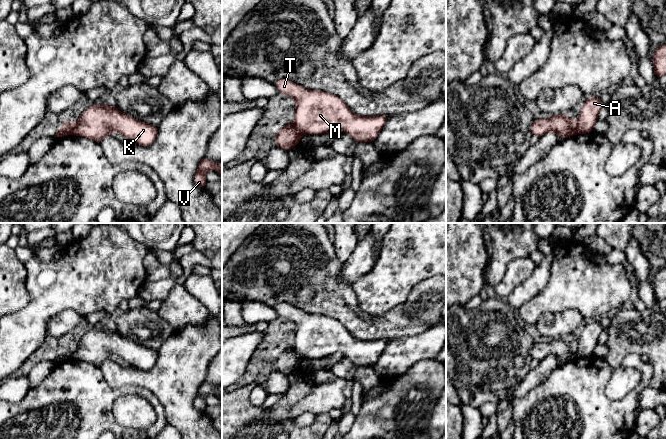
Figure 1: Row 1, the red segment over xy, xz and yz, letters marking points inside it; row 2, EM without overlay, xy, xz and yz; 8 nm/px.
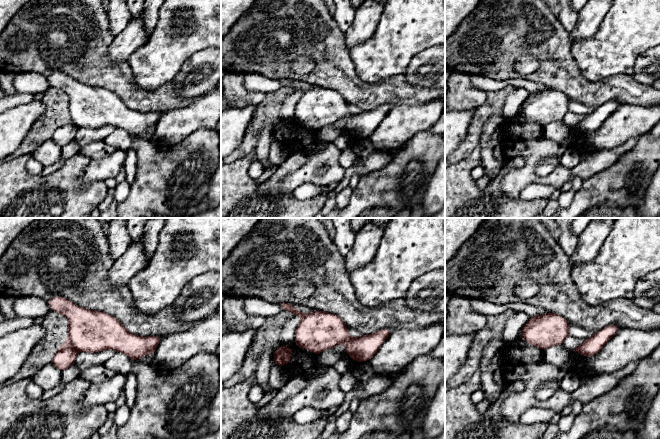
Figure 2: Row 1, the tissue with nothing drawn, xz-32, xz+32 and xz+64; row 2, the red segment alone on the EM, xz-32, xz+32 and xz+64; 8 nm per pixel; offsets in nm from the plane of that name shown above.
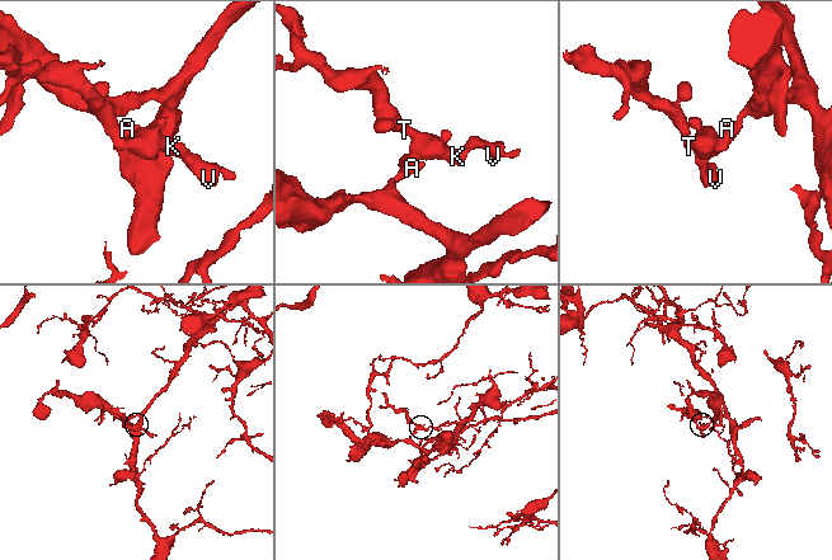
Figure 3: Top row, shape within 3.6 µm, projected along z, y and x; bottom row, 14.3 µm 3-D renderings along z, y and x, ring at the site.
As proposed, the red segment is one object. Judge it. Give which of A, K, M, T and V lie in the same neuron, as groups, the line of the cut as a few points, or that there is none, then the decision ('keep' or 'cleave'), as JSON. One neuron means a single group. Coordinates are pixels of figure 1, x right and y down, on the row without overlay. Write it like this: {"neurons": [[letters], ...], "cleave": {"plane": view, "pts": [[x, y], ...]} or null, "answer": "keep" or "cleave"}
{"neurons": [["A"], ["K", "M", "T", "V"]], "cleave": {"plane": "xy", "pts": [[74, 346], [71, 357]]}, "answer": "cleave"}

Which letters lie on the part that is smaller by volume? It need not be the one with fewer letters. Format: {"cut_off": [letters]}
{"cut_off": ["K", "M", "T", "V"]}

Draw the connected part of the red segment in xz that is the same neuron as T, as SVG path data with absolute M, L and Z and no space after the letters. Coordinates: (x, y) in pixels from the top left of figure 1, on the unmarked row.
M287 303L274 308L279 316L296 325L292 349L303 358L325 358L340 352L357 367L371 367L389 341L387 338L355 339L340 321L320 314L308 314Z

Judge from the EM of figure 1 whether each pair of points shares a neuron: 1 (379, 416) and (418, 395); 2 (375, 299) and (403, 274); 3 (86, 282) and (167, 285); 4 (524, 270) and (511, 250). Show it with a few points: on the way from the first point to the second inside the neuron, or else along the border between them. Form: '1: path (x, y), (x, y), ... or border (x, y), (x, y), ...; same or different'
1: path (389, 416), (394, 416), (408, 402); same
2: path (382, 292), (396, 278); same
3: border (145, 280), (138, 294); different
4: border (528, 256), (514, 258), (508, 264), (502, 277); different

